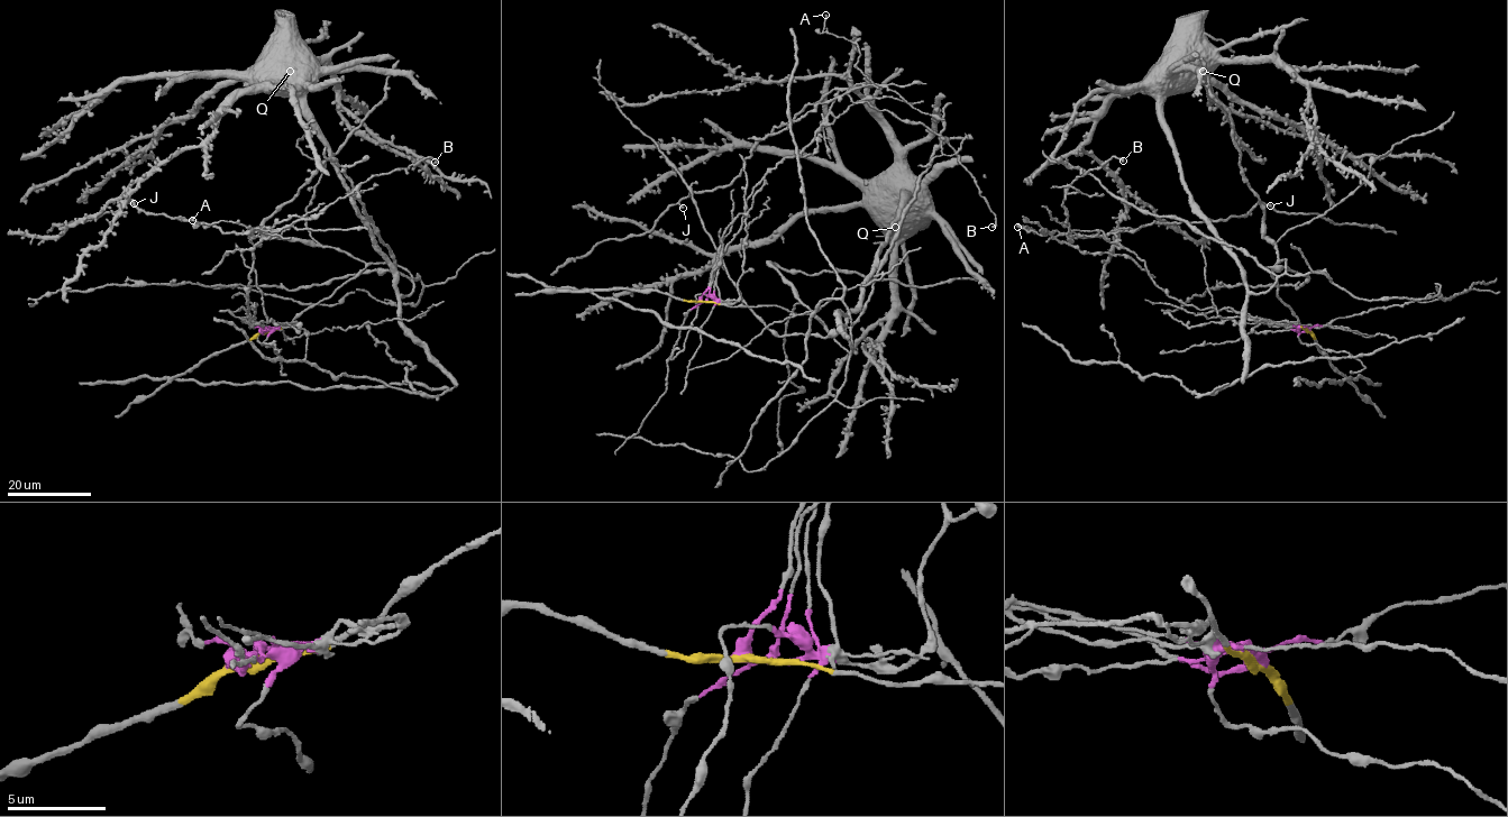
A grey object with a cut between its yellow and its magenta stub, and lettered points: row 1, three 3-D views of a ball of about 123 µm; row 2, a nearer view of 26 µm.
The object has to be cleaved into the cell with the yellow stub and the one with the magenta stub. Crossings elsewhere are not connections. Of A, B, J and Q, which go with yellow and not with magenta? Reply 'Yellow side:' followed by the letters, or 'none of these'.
Yellow side: Q

